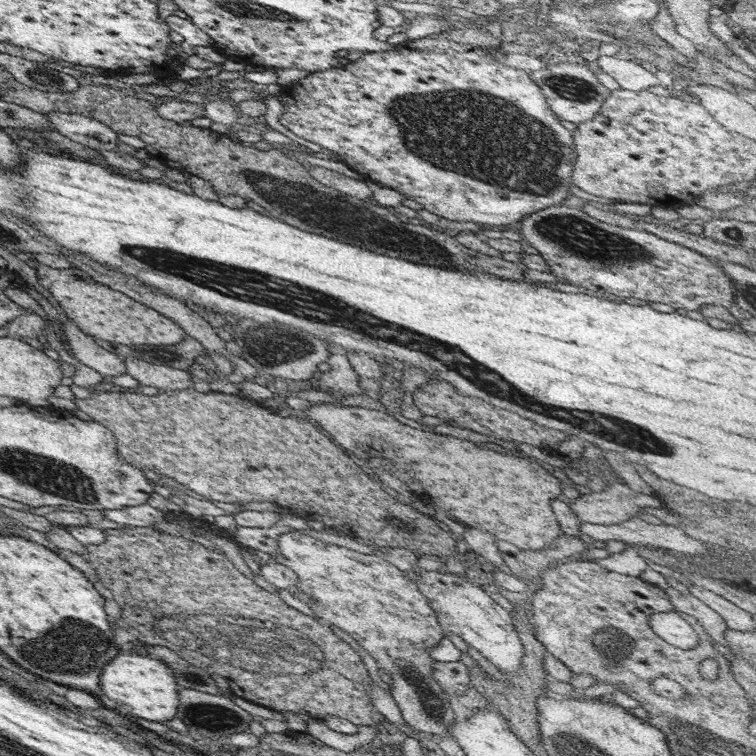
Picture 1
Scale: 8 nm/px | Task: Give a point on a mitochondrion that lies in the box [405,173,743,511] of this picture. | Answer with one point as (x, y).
(577, 237)

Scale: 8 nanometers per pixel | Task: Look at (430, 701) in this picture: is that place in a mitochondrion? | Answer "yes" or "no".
yes

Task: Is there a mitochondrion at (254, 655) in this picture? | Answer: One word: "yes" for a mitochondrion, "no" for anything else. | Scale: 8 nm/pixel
yes

